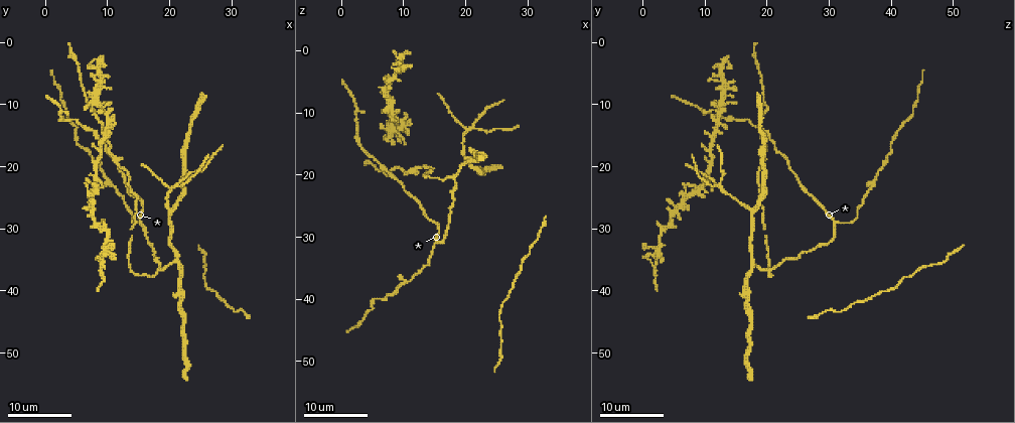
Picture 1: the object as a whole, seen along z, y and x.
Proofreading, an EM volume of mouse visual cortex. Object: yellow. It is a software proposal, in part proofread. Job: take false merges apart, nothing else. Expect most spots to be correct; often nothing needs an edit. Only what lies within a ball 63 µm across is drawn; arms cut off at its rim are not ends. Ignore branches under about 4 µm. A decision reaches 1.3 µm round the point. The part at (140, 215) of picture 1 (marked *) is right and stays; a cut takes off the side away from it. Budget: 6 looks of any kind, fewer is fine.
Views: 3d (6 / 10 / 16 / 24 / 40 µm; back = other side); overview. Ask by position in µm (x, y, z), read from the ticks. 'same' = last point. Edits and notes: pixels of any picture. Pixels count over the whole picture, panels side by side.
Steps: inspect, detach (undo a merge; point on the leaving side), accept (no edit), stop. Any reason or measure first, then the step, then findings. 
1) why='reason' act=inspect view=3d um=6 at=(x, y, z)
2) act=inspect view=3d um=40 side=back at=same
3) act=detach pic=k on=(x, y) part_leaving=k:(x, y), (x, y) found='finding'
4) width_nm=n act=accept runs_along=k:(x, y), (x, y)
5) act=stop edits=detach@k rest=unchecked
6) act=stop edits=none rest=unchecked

act=inspect view=3d um=16 at=(20.5, 27.0, 17.5)

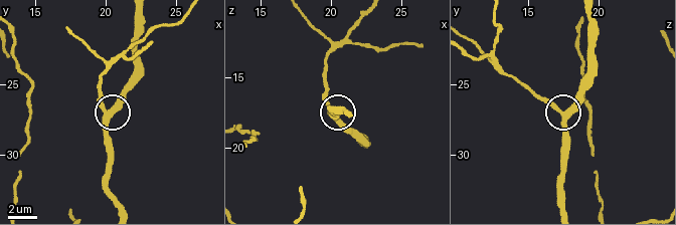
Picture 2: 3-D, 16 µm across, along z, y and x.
act=inspect view=3d um=10 at=(20.2, 26.8, 17.6)

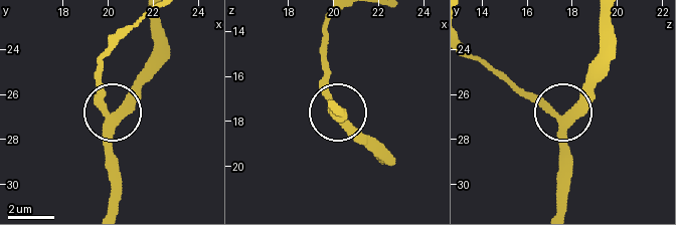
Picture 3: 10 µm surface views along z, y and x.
width_nm=330 act=accept runs_along=3:(110, 203), (110, 110), (99, 72) found='continuous, no second cell'

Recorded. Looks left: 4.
why='three-way junction' act=inspect view=3d um=16 at=(7.0, 10.0, 12.5)

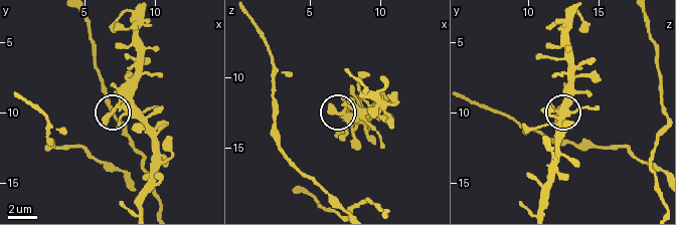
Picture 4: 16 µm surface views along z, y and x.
why='closer look' act=inspect view=3d um=6 at=(6.8, 10.0, 12.6)

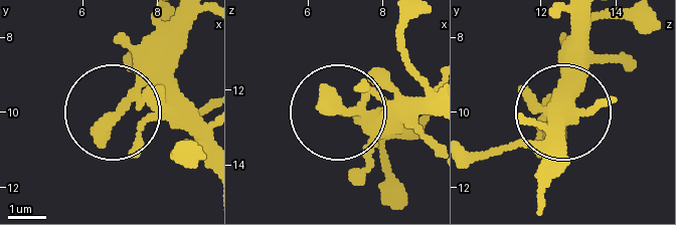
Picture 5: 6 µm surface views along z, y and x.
arms=3 act=accept found='continuous, no second cell'

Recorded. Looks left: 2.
why='three-way junction' act=inspect view=3d um=24 at=(21.5, 22.5, 12.5)

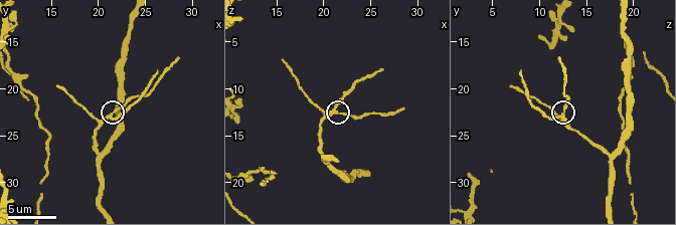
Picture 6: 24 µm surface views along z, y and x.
act=inspect view=3d um=6 at=(21.4, 22.6, 12.4)

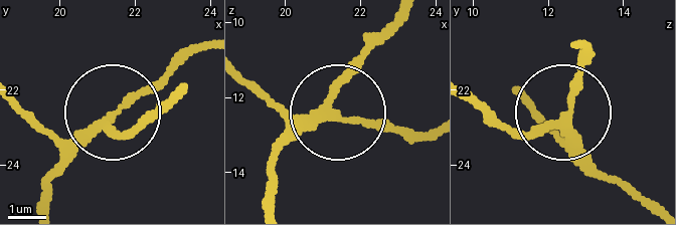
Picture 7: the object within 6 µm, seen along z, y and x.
arms=3 act=accept found='all the same cell'

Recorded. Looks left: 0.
act=stop edits=none rest=unchecked

